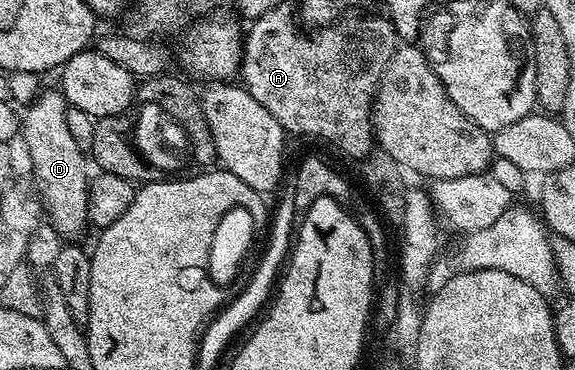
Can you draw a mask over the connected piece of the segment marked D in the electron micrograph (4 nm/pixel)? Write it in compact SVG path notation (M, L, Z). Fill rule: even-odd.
M40 90L33 103L21 115L21 140L27 146L31 167L35 170L37 194L42 202L46 222L64 237L79 235L87 221L87 184L89 182L88 156L73 141L65 122L67 99L62 90ZM39 186L39 187L38 187Z

